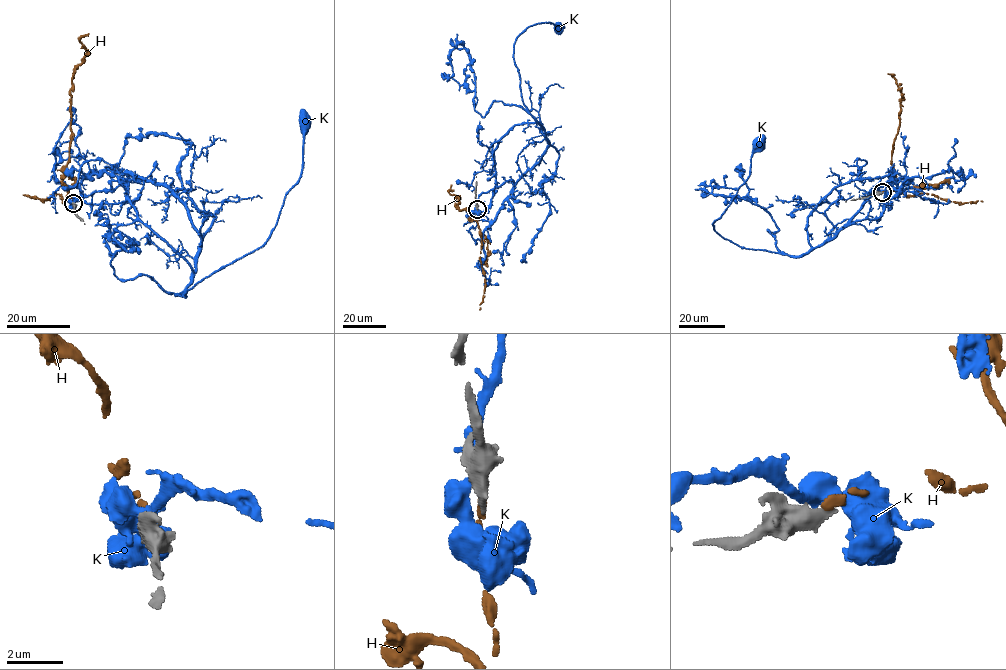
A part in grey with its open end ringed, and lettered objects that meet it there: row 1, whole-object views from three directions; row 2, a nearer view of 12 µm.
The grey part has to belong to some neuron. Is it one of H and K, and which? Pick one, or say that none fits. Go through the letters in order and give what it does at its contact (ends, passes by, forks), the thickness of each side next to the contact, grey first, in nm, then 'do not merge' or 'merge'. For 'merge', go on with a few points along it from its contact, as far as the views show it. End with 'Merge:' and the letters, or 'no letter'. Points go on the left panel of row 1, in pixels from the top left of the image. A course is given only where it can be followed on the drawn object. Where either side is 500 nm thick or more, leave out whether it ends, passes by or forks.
H: it ends | 480/280 nm | merge | via (73, 203), (67, 196), (62, 175), (69, 160), (72, 76), (86, 50), (79, 39), (88, 34)
K: 700/360 nm | do not merge
Merge: H

